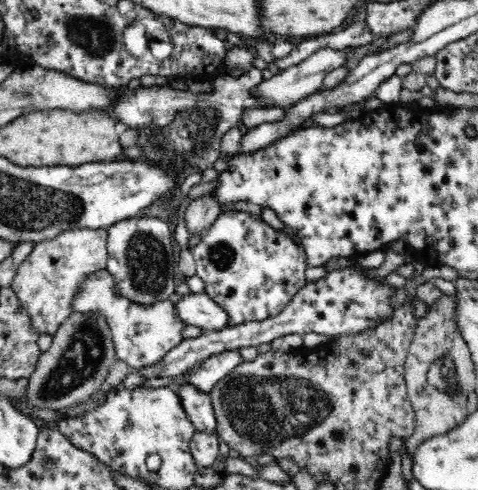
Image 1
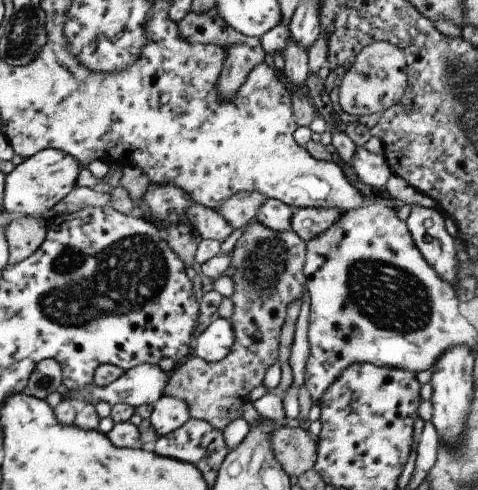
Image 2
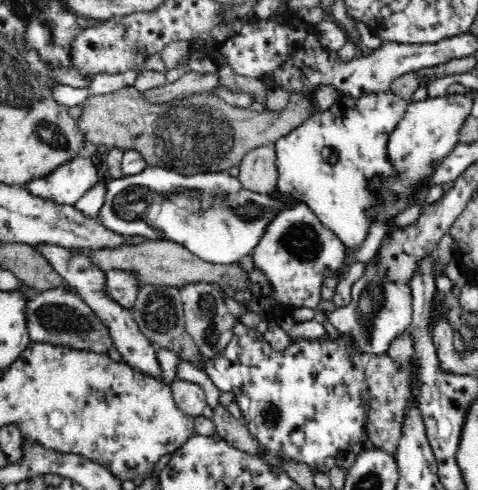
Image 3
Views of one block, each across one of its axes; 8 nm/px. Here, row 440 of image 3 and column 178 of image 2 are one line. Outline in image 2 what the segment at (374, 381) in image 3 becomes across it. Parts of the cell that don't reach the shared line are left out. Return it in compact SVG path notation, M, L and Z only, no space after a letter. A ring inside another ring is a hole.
M255 222L243 232L235 246L237 248L231 258L231 264L237 268L237 274L231 278L235 282L235 294L231 298L237 306L231 318L237 332L233 354L219 364L211 364L197 356L191 358L171 374L171 382L165 392L165 396L187 402L191 406L193 420L207 420L223 432L231 422L245 416L245 406L251 404L251 390L265 384L269 370L277 364L287 306L295 298L301 298L307 282L307 276L303 276L305 244L297 232L283 234Z

